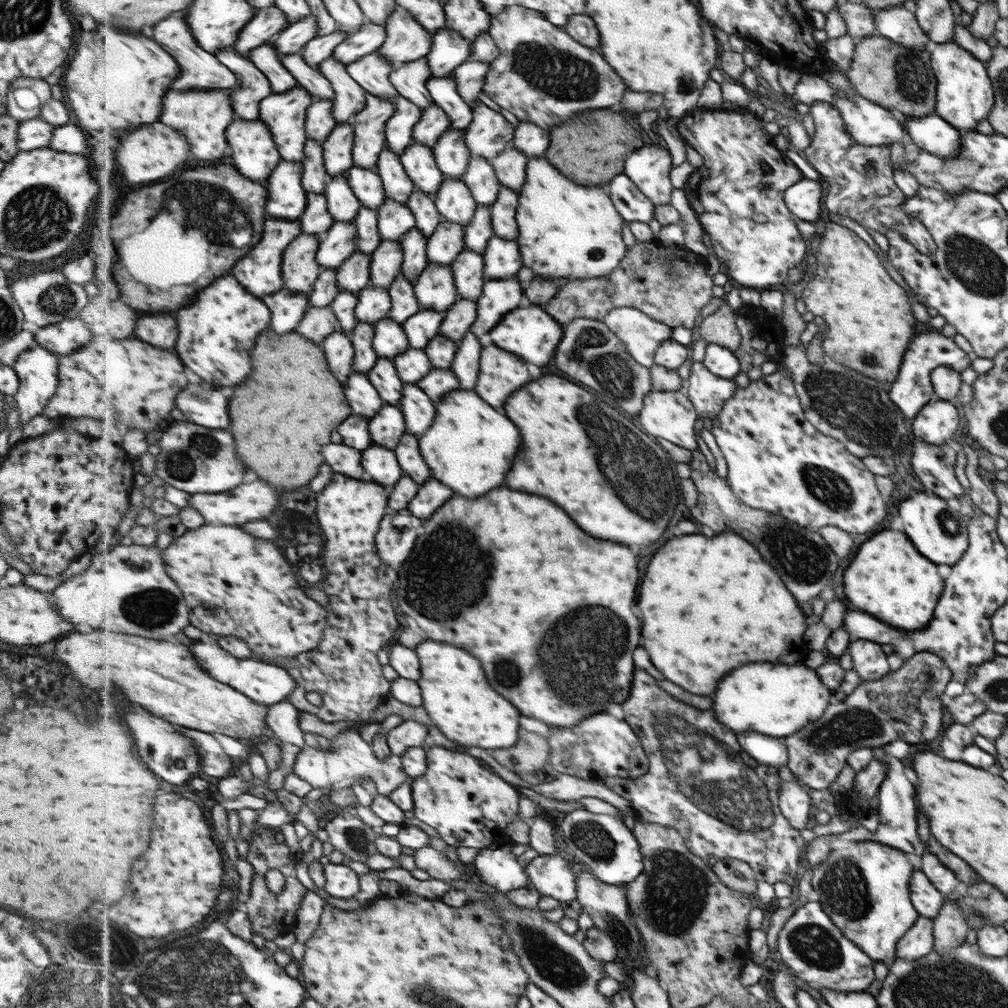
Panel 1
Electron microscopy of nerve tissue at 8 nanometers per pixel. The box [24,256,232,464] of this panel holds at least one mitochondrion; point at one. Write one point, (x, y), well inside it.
(58, 300)

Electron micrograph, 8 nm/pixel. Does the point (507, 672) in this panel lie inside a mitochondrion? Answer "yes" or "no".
yes

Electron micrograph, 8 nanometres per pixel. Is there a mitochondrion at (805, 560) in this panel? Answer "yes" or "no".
yes

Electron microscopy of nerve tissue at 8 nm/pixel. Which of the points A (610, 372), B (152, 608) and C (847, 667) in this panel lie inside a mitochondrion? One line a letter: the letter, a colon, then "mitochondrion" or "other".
A: mitochondrion
B: mitochondrion
C: other

